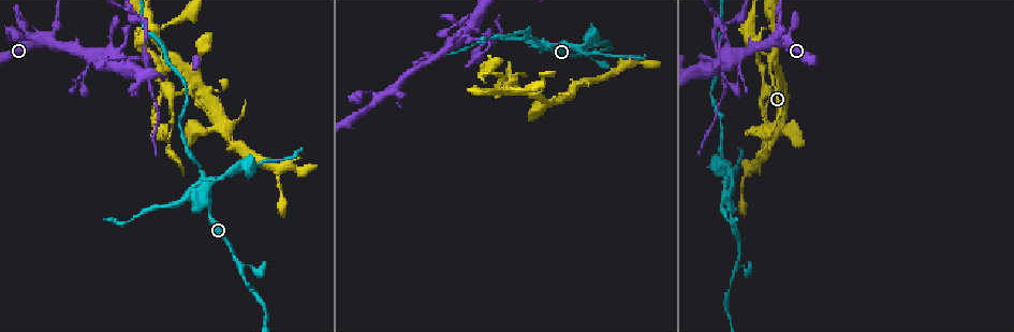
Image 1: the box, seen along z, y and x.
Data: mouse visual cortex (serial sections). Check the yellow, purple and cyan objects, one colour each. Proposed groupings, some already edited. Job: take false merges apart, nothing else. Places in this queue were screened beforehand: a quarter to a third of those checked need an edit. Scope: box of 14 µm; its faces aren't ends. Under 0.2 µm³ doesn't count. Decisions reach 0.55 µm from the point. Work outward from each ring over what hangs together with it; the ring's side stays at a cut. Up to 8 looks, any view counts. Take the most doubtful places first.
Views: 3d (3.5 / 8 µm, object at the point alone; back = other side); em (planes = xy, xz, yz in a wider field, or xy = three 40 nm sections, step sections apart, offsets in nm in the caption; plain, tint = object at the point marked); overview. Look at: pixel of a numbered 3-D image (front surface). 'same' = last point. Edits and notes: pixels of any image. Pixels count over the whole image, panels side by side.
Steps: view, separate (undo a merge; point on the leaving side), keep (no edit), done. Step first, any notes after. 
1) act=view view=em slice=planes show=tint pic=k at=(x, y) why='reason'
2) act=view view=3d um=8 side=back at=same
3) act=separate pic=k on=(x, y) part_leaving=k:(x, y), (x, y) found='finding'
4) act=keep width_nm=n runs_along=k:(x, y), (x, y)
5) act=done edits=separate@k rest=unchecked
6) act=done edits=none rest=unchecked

act=view view=3d um=3.5 pic=1 at=(732, 186) why='side arm on a straight run'

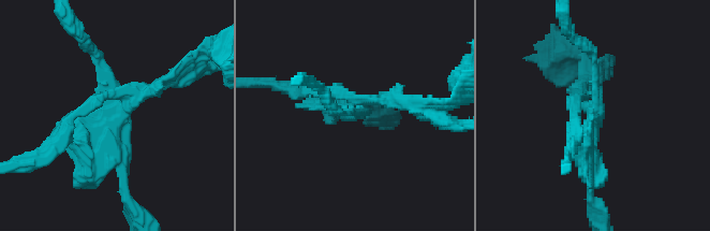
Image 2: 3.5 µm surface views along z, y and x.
act=view view=em slice=xy step=3 show=plain pic=2 at=(597, 117) why='now the EM'

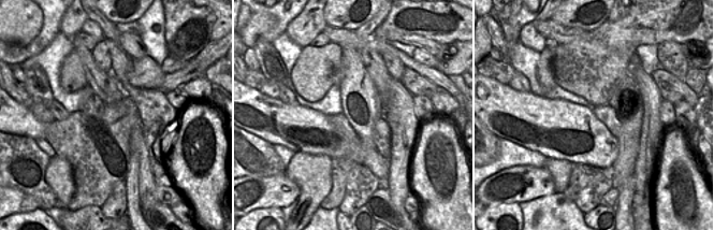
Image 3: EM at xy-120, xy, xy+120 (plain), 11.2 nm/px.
act=view view=em slice=xy step=3 show=tint at=same

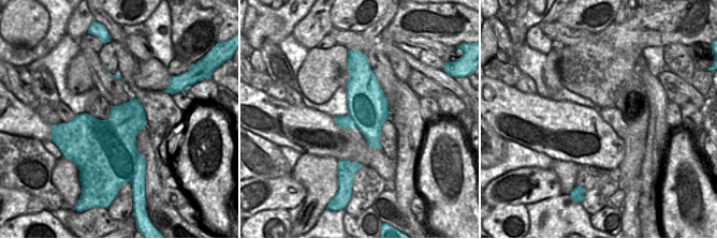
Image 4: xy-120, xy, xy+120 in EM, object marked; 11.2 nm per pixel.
act=separate pic=2 on=(35, 159) part_leaving=2:(137, 98), (217, 55) found='a second cell is stuck on'

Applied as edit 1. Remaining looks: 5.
act=view view=overview

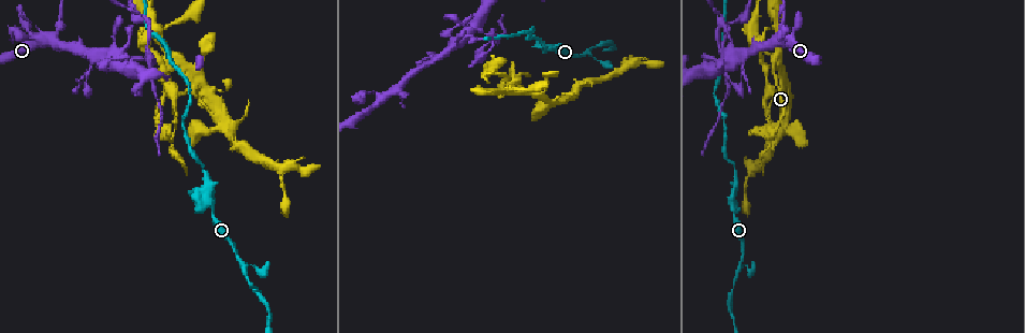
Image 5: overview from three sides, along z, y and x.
act=view view=3d um=3.5 pic=5 at=(777, 137) why='abrupt turn'

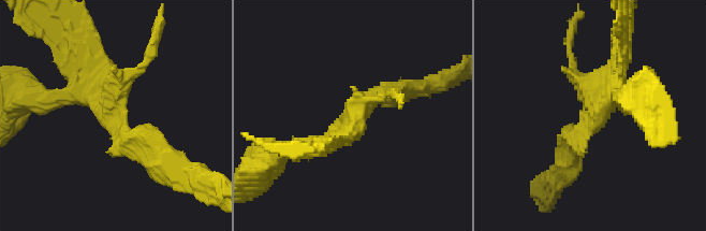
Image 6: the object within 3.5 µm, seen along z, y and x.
act=view view=em slice=xy step=2 show=tint pic=6 at=(343, 122) why='shape alone is not enough'

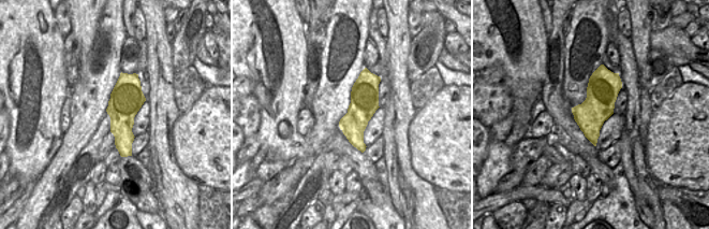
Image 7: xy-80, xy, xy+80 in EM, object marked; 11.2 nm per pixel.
act=view view=em slice=xy step=5 show=tint at=same why='another direction'

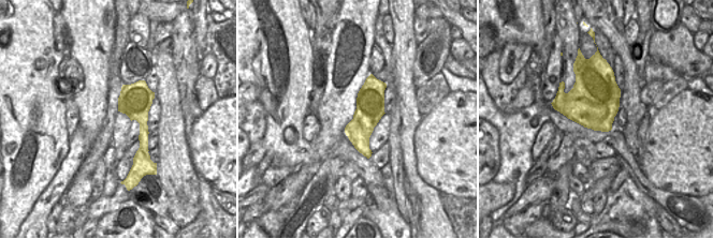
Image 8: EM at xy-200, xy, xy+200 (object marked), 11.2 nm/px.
act=keep runs_along=6:(89, 61), (105, 120), (159, 150) found='one cell here'

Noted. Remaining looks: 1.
act=done edits=separate@2 rest=unchecked

